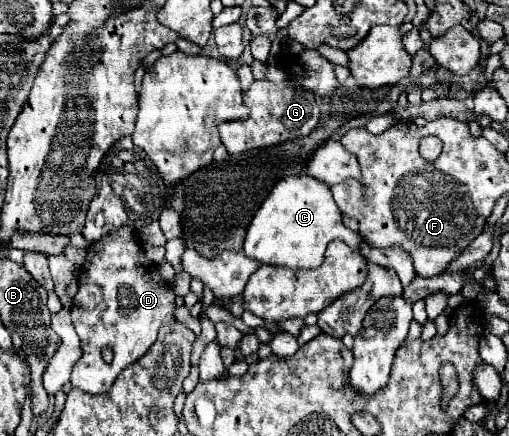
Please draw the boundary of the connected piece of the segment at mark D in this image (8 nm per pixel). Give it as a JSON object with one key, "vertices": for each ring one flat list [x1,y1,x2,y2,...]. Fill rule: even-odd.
{"vertices":[[124,227,124,231,116,231,112,235,106,235,104,239,98,239,96,243,92,243,88,247,88,255,86,255,86,263,82,267,80,279,78,279,78,293,72,301,72,323,74,329,82,341,82,359,80,363,76,363,74,371,72,371,72,387,88,391,92,395,100,395,100,393,108,393,112,383,118,379,118,375,132,363,136,363,156,341,158,329,162,325,174,323,174,291,170,285,166,285,162,281,162,277,156,271,156,265,146,259,142,245,134,239,134,231,130,227],[110,347,114,351,114,361,110,365,104,363,102,359,102,349]]}

